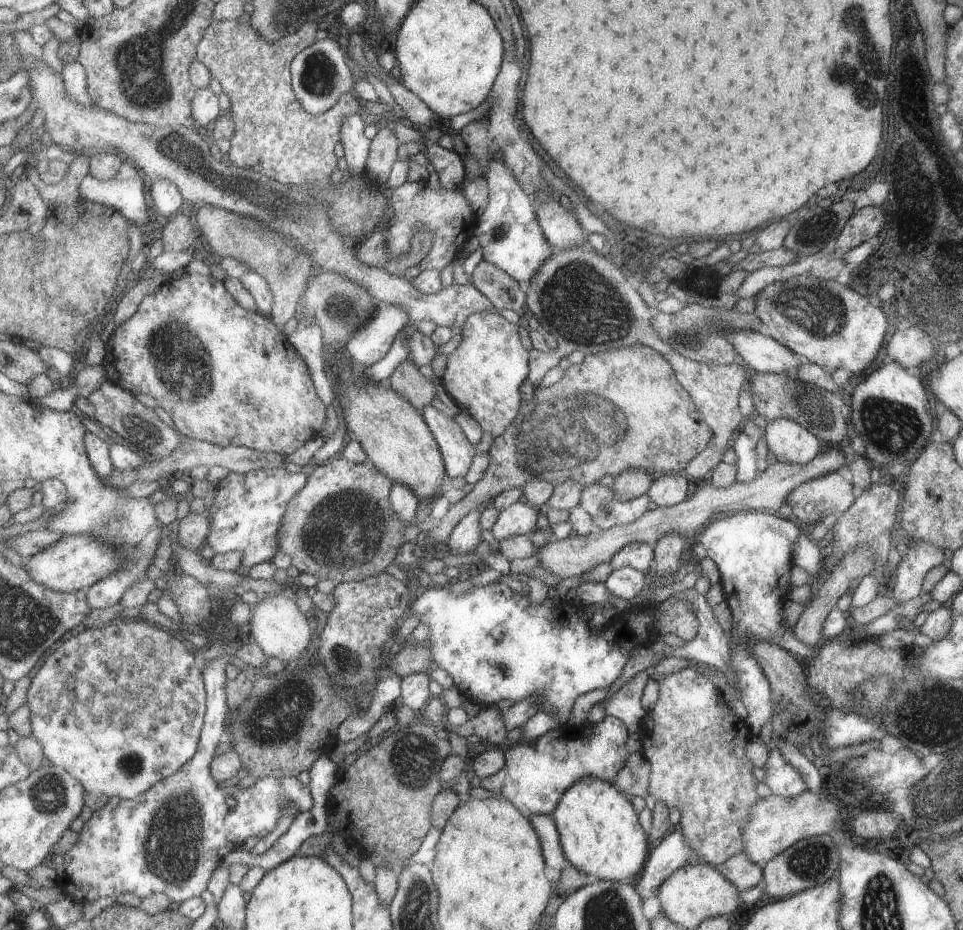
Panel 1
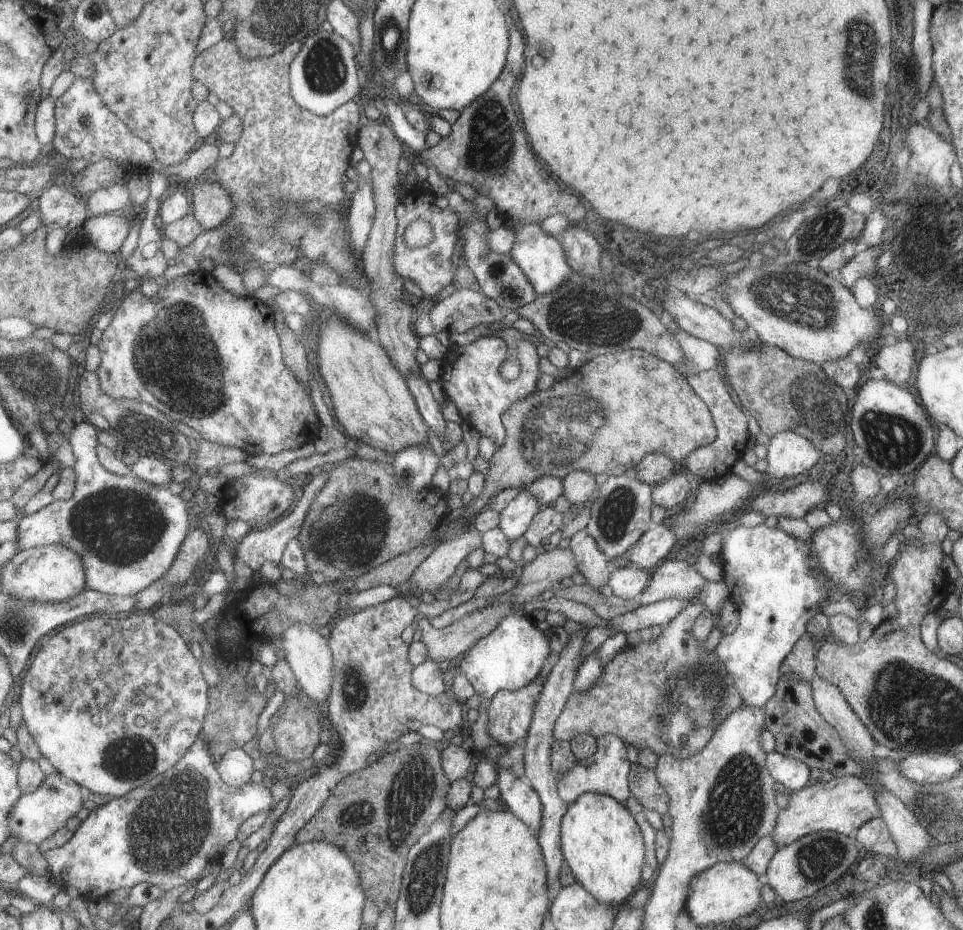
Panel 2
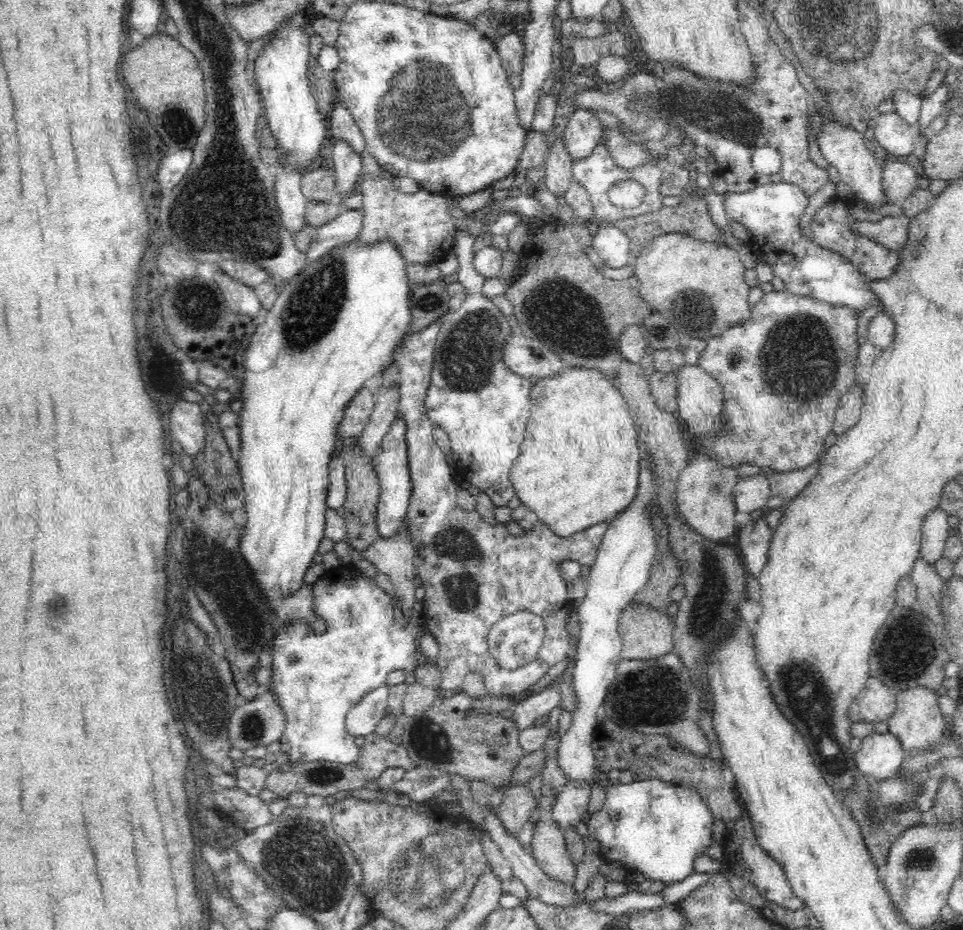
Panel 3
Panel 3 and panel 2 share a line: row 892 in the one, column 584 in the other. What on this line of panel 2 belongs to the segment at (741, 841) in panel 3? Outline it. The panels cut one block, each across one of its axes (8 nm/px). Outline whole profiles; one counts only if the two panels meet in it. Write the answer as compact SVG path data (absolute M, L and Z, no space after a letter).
M609 734L605 738L599 740L599 750L595 756L579 762L579 766L575 770L571 770L569 774L565 774L563 778L559 778L559 792L563 796L563 800L567 804L575 804L583 794L603 794L603 796L613 796L617 798L621 804L627 806L629 798L633 798L633 784L631 784L631 770L633 770L633 762L629 760L629 746L623 738Z

